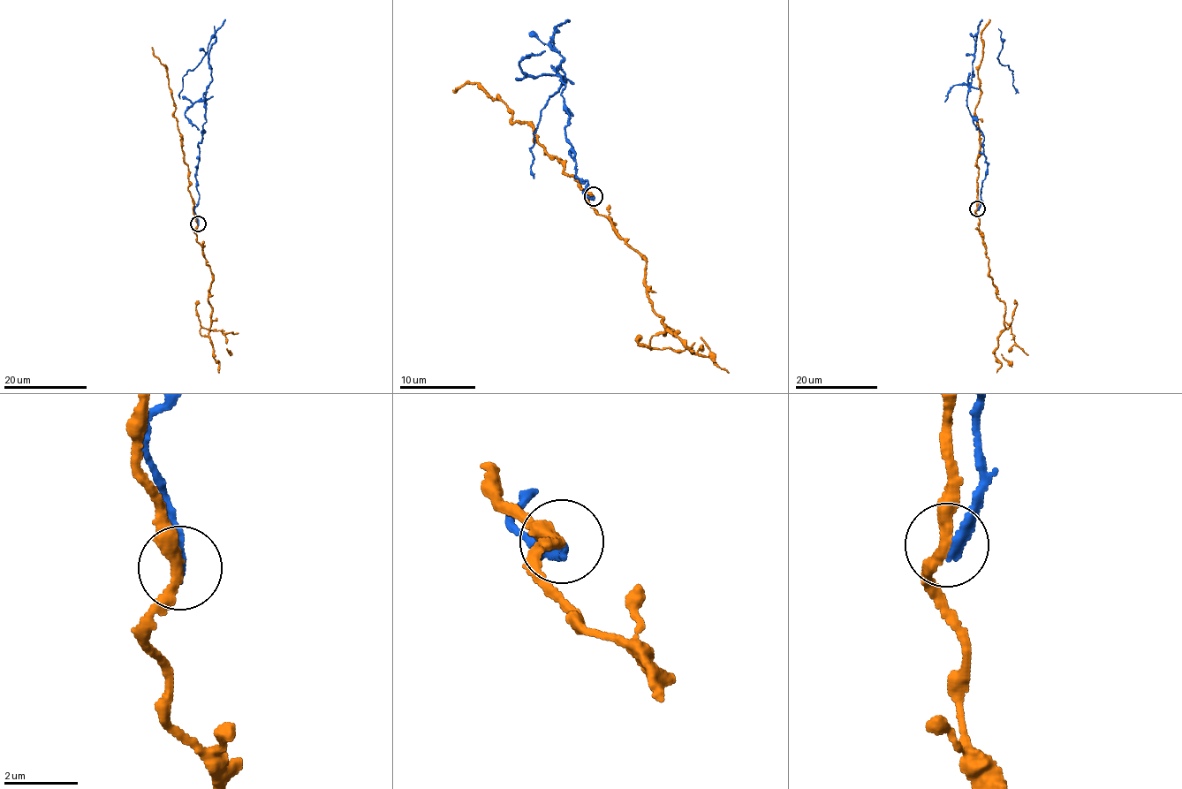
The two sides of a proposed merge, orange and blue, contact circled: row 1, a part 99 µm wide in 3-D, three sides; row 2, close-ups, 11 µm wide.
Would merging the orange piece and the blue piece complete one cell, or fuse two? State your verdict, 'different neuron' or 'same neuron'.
different neuron

